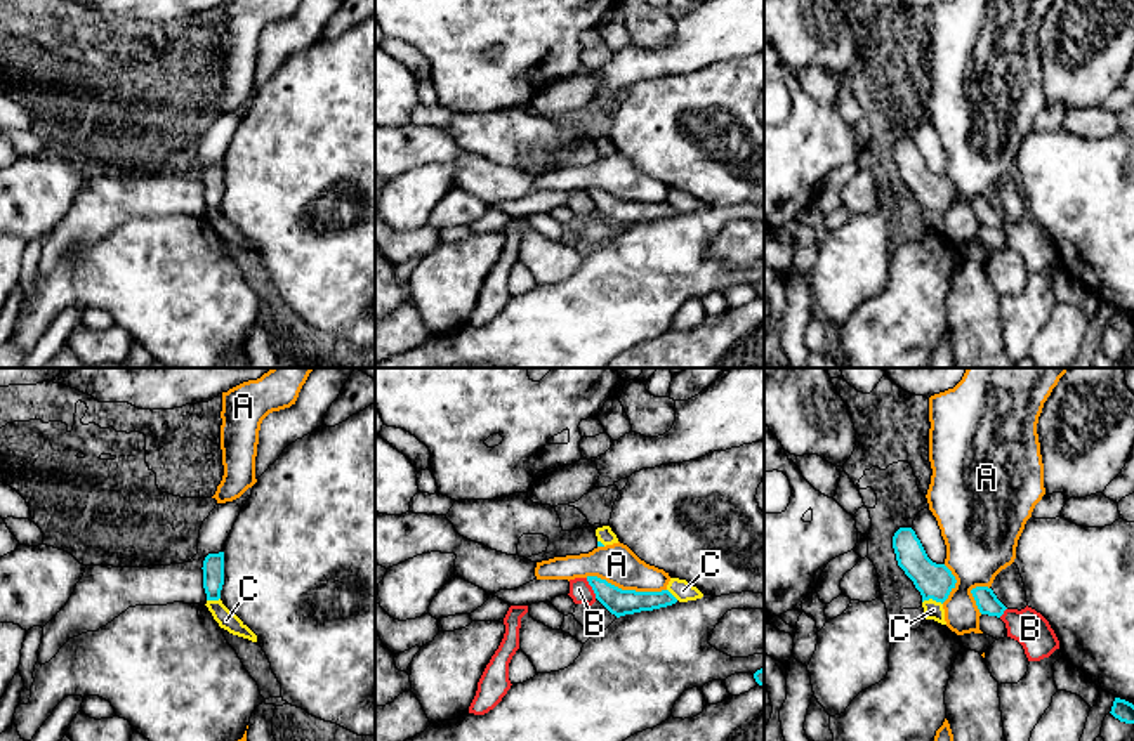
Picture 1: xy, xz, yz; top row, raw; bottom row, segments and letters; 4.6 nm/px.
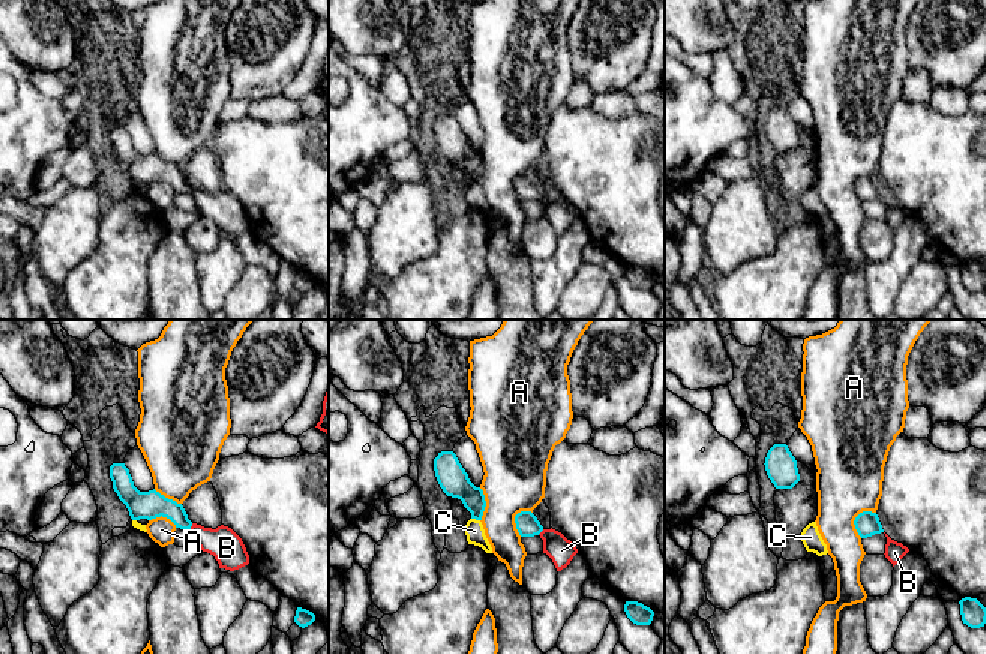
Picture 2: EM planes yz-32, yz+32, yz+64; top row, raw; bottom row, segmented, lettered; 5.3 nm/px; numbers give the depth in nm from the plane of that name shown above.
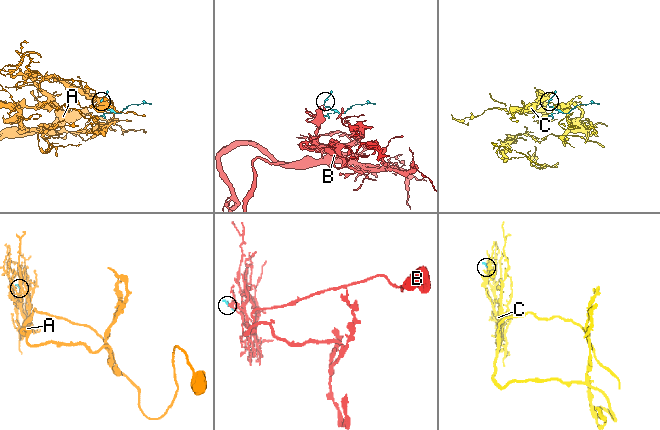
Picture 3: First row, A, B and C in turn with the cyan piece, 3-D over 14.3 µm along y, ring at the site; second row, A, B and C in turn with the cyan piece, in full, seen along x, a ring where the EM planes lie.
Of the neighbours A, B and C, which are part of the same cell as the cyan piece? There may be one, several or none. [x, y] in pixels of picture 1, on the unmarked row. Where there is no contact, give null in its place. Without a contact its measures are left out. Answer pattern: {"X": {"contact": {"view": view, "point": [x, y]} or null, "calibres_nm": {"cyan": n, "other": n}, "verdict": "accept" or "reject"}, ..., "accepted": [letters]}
{"A": {"contact": {"view": "xz", "point": [626, 202]}, "calibres_nm": {"cyan": 120, "other": 180}, "verdict": "reject"}, "B": {"contact": {"view": "xz", "point": [593, 200]}, "calibres_nm": {"cyan": 120, "other": 100}, "verdict": "reject"}, "C": {"contact": {"view": "yz", "point": [933, 210]}, "calibres_nm": {"cyan": 160, "other": 90}, "verdict": "reject"}, "accepted": []}

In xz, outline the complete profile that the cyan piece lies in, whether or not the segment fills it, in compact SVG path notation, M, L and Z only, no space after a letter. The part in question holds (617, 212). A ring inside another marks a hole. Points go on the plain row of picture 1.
M587 187L587 193L592 198L596 210L616 229L641 222L667 219L677 213L677 210L669 201L622 201L597 187Z

